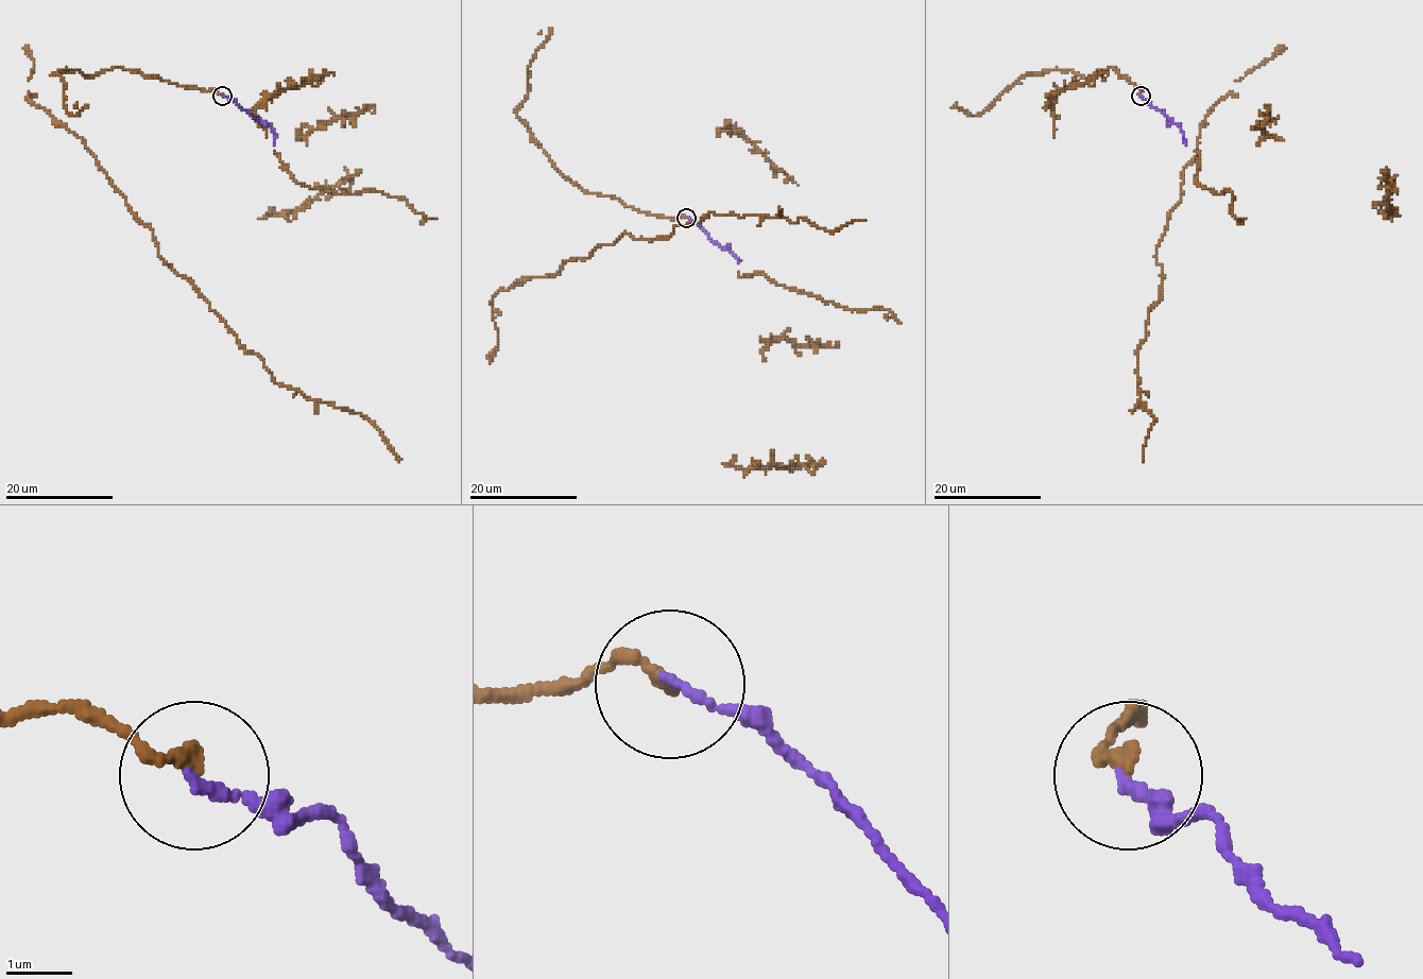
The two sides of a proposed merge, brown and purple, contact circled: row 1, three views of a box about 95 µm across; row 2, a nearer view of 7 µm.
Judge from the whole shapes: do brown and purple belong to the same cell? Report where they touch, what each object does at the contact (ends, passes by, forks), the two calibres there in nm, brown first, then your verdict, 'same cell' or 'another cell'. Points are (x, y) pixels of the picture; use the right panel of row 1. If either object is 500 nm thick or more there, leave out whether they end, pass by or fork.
(1141, 96) | brown ends | purple ends | 200/150 nm | same cell

